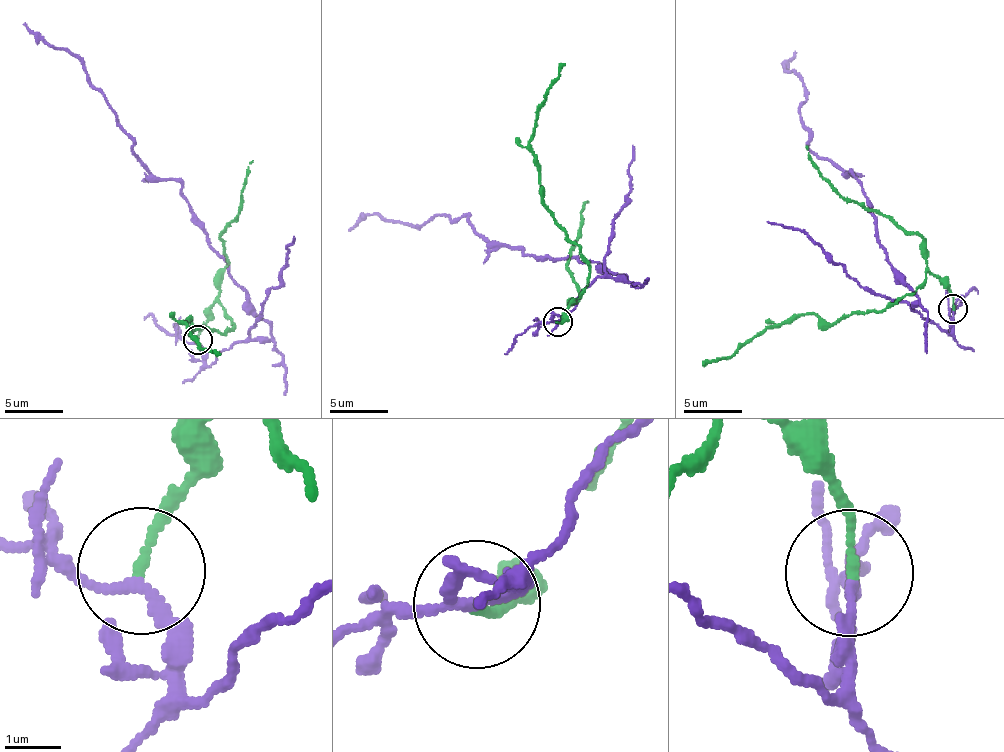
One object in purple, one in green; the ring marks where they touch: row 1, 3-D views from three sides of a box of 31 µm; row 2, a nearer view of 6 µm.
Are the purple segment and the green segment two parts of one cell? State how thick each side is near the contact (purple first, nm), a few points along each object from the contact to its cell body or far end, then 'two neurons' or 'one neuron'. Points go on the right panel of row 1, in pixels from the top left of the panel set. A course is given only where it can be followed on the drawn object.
150/140 nm | purple via (953, 309), (946, 332), (913, 310), (859, 180), (808, 147), (805, 83), (784, 70), (797, 52) | green via (953, 309), (954, 297), (929, 271), (883, 310), (843, 314), (834, 324), (793, 313), (702, 365) | two neurons

